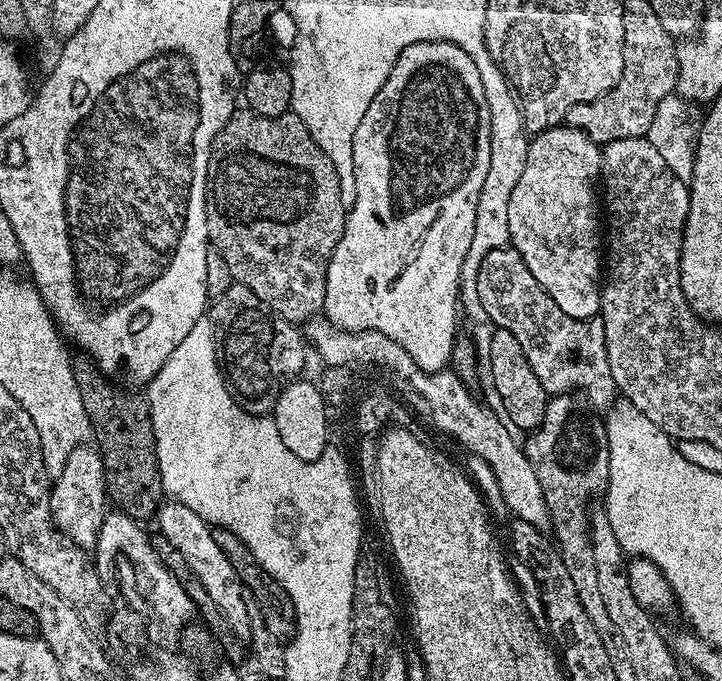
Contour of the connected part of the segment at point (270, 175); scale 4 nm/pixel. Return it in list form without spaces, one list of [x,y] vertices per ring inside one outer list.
[[[237,110],[232,113],[231,118],[222,126],[222,130],[214,138],[210,158],[208,159],[208,193],[206,194],[206,230],[208,231],[209,245],[222,258],[226,258],[226,266],[230,266],[230,274],[233,281],[258,294],[260,301],[268,307],[269,312],[286,318],[291,324],[299,325],[312,317],[319,317],[324,310],[324,299],[326,298],[326,274],[330,266],[330,258],[334,254],[334,246],[344,233],[344,222],[346,219],[346,206],[342,202],[342,190],[340,179],[326,154],[316,144],[314,138],[310,138],[310,130],[298,118],[296,113],[289,110],[281,116],[263,116],[251,110]]]

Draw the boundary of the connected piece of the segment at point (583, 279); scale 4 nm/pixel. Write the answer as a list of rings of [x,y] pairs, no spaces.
[[[553,128],[546,129],[545,132],[537,132],[529,139],[526,150],[526,166],[522,166],[522,178],[518,178],[518,186],[514,186],[514,194],[510,194],[509,201],[509,225],[510,244],[526,262],[530,274],[538,278],[538,282],[554,298],[554,302],[570,318],[579,320],[593,319],[600,310],[600,290],[602,287],[602,232],[600,236],[600,216],[602,220],[602,208],[598,203],[598,177],[601,175],[600,168],[572,168],[572,130],[571,132],[555,132]]]

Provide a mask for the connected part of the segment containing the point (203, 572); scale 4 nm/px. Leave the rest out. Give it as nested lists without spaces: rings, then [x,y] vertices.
[[[175,502],[161,503],[159,511],[154,517],[154,524],[160,527],[160,532],[164,535],[164,544],[174,550],[179,550],[186,562],[190,562],[190,570],[198,574],[198,579],[202,581],[202,586],[206,586],[210,598],[222,609],[222,614],[232,627],[232,633],[241,638],[248,638],[251,634],[250,616],[247,614],[244,583],[234,574],[234,566],[230,566],[226,554],[222,554],[222,549],[218,542],[214,542],[213,529],[198,515],[190,506],[182,506]]]

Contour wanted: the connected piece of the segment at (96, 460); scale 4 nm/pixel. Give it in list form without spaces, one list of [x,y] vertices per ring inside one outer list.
[[[92,446],[76,448],[52,484],[52,493],[50,494],[52,521],[78,547],[92,550],[95,549],[100,537],[102,522],[109,504],[110,497],[104,483],[104,467],[99,451]]]

